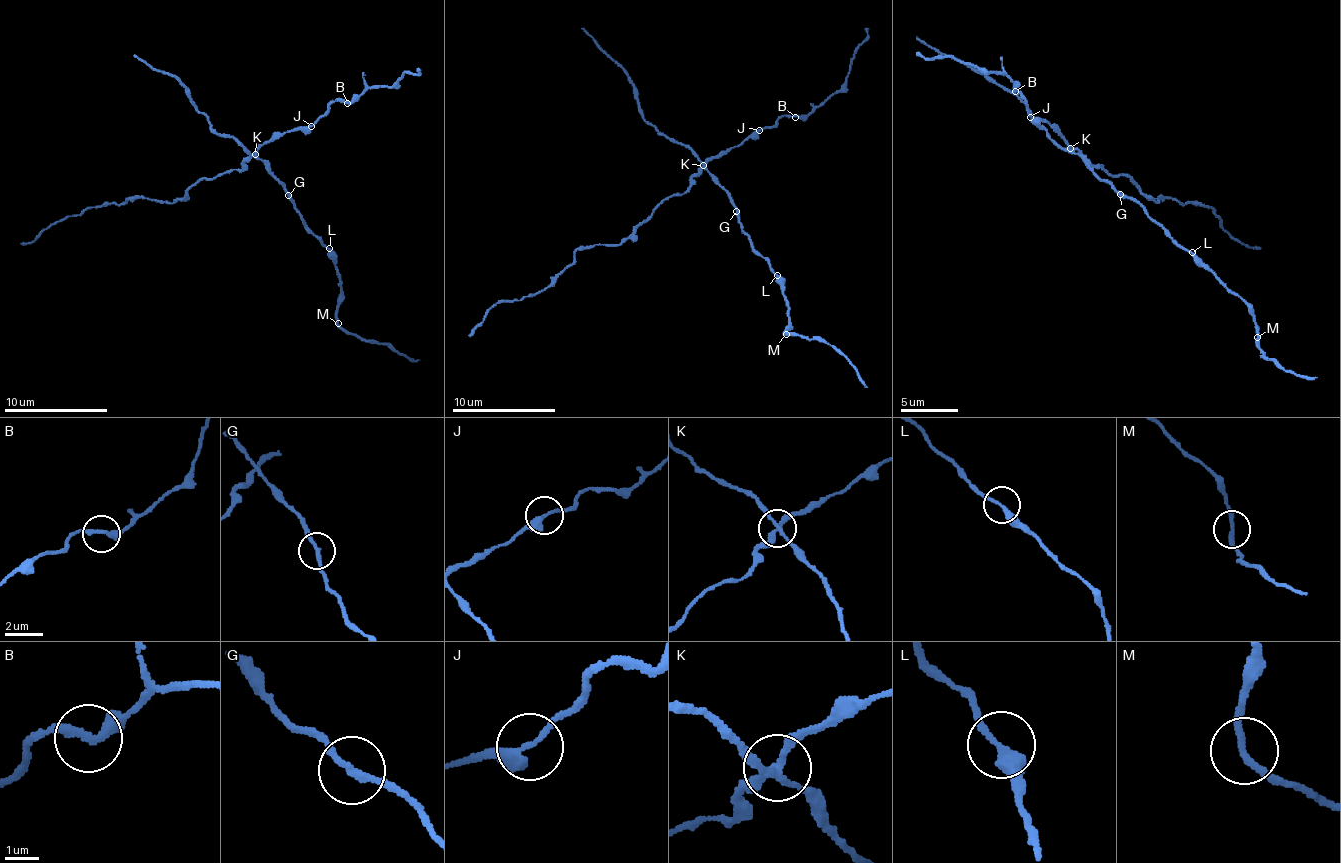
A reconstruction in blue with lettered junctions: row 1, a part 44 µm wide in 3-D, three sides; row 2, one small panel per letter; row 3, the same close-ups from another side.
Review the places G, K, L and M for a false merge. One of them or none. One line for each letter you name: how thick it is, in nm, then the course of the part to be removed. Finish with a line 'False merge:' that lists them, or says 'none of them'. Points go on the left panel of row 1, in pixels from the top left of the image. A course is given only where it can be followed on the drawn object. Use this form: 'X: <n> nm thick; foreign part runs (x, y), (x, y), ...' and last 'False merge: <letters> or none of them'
K: 200 nm thick; foreign part runs (254, 154), (239, 170), (202, 178), (171, 204), (130, 198), (122, 204), (94, 206), (50, 224), (21, 245)
False merge: K

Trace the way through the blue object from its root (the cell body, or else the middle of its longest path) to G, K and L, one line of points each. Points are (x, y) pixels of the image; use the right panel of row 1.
G: (1085, 163), (1119, 195)
K: (1085, 163), (1070, 148)
L: (1085, 163), (1102, 180), (1108, 180), (1122, 195), (1131, 197), (1180, 246), (1192, 252)

